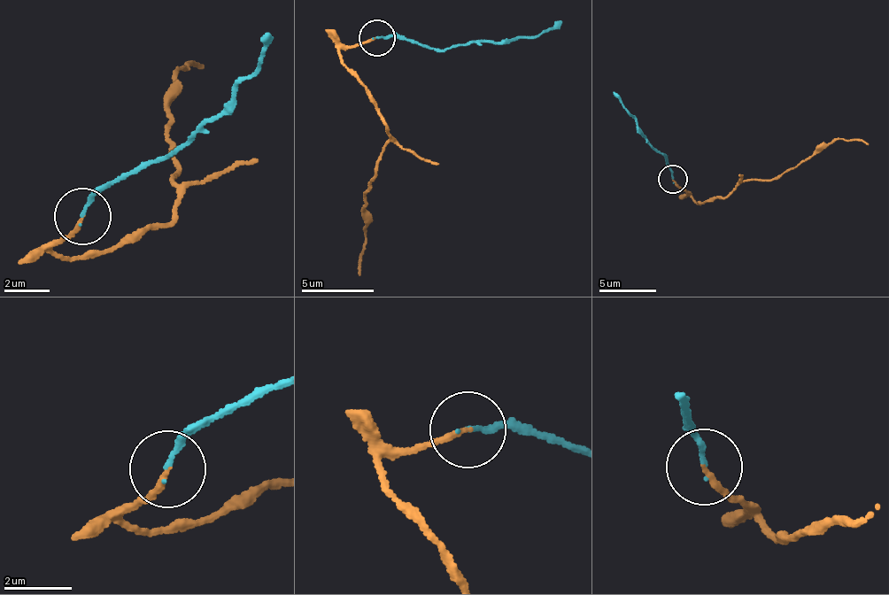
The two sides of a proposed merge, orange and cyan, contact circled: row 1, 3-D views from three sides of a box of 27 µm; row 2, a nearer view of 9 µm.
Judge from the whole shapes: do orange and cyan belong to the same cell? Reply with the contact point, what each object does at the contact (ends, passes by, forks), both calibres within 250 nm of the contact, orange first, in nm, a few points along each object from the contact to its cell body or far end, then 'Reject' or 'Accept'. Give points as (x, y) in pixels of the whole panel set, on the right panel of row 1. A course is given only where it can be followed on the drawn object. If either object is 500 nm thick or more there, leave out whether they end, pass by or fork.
Place: (672, 179). At the ring orange ends. At the ring cyan ends. Thickness 170 nm (orange) against 160 nm. Course of orange: (671, 178), (701, 204), (713, 197), (726, 199), (742, 182), (773, 181), (836, 140), (867, 145). Course of cyan: (671, 178), (668, 166), (614, 91). Accept

